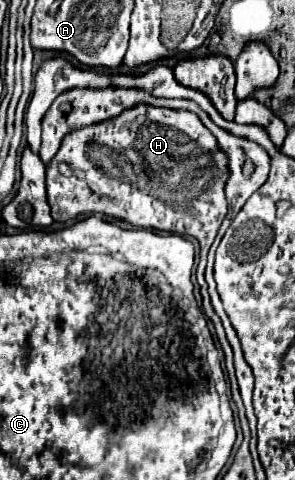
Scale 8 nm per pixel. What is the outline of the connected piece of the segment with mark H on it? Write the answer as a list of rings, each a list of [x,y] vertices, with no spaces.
[[[137,105],[123,111],[119,117],[71,131],[63,139],[57,155],[59,163],[53,159],[47,169],[47,199],[51,205],[51,217],[55,221],[65,223],[79,215],[105,213],[125,219],[133,227],[191,235],[199,241],[201,261],[205,263],[207,251],[227,215],[223,187],[229,177],[229,167],[225,153],[217,147],[215,137],[195,113]]]

